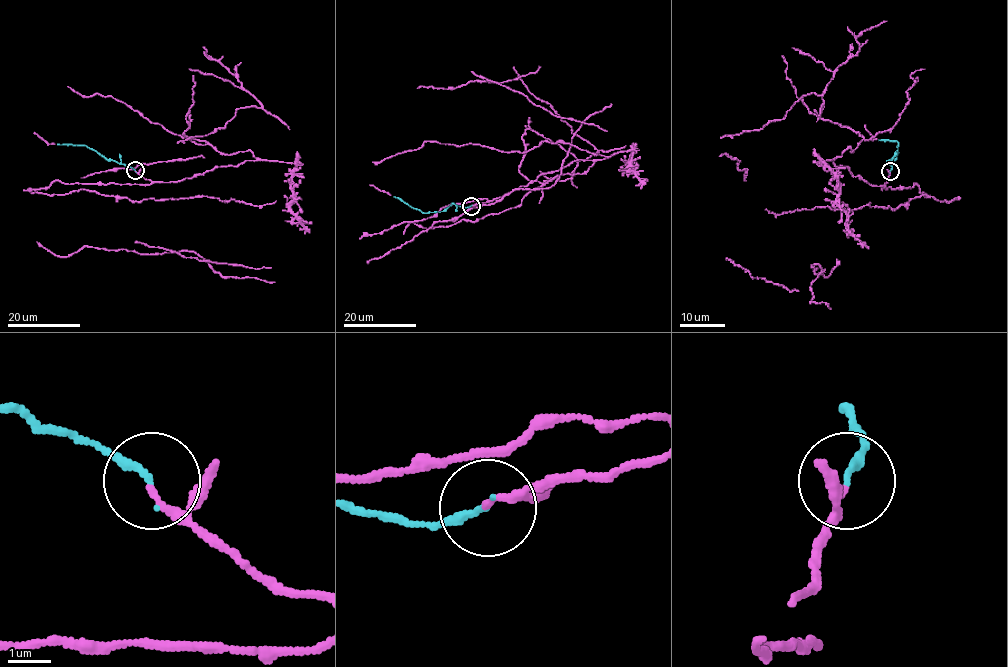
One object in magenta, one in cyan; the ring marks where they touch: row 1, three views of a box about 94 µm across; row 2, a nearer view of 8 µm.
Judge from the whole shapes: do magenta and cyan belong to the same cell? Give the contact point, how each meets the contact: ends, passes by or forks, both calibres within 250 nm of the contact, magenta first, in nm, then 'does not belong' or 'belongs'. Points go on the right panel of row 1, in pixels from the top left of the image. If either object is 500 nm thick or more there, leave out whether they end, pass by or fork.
(890, 171) | magenta ends | cyan ends | 150/170 nm | belongs

